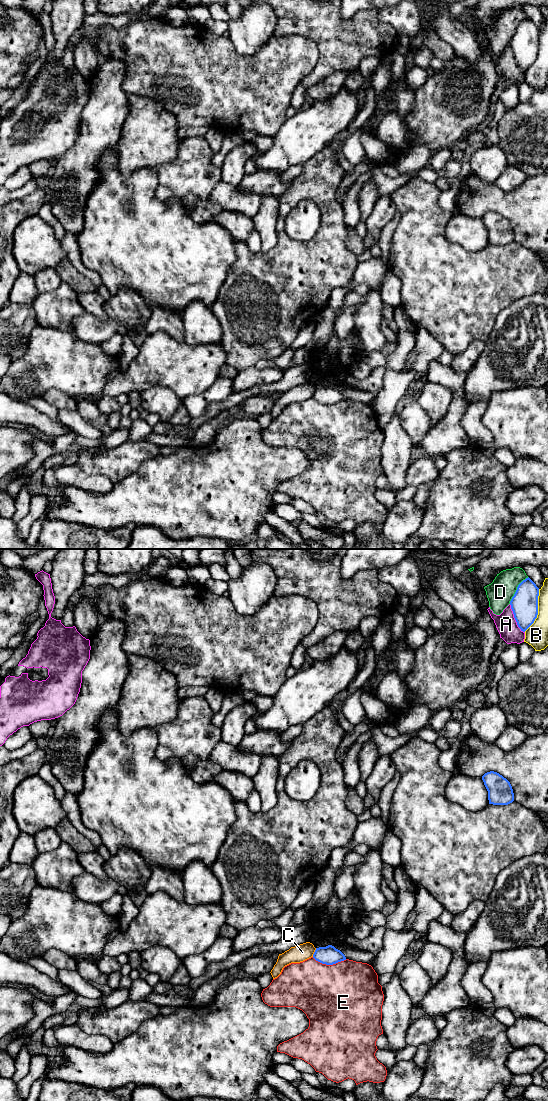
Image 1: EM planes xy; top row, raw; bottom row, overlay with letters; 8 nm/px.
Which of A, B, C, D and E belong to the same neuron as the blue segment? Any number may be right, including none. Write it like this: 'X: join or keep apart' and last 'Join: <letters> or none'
A: keep apart
B: keep apart
C: keep apart
D: keep apart
E: keep apart
Join: none

